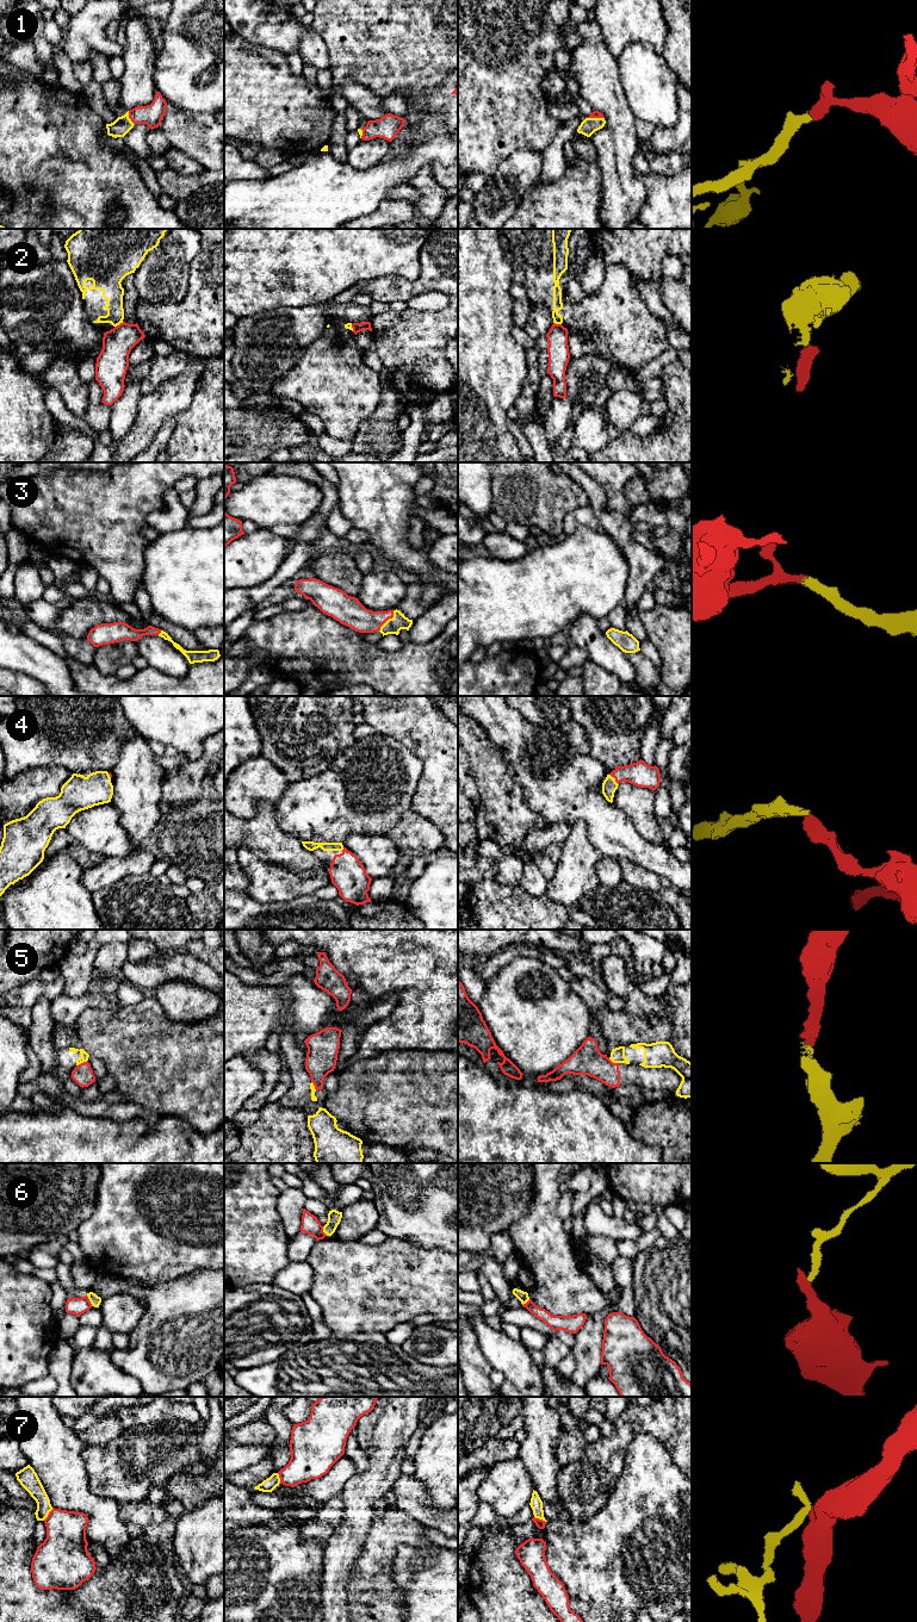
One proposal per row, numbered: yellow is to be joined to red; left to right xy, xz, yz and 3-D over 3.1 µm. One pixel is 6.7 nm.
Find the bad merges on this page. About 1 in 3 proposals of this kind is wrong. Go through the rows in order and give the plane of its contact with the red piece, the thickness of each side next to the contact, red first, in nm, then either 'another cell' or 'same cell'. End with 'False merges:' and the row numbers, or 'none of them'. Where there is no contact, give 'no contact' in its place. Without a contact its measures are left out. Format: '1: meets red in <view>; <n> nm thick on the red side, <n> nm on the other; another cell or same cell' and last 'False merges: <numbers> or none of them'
1: meets red in xy; 150 nm thick on the red side, 120 nm on the other; same cell
2: meets red in xy; 200 nm thick on the red side, 140 nm on the other; another cell
3: meets red in xz; 180 nm thick on the red side, 110 nm on the other; same cell
4: meets red in yz; 170 nm thick on the red side, 100 nm on the other; same cell
5: meets red in xy; 140 nm thick on the red side, 50 nm on the other; another cell
6: meets red in xy; 120 nm thick on the red side, 70 nm on the other; another cell
7: meets red in xy; 280 nm thick on the red side, 120 nm on the other; another cell
False merges: 2, 5, 6, 7

